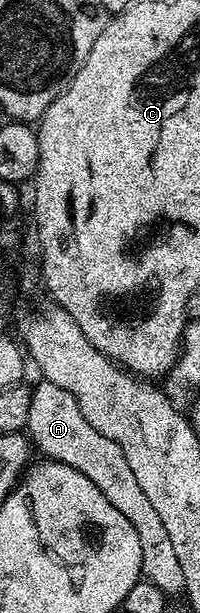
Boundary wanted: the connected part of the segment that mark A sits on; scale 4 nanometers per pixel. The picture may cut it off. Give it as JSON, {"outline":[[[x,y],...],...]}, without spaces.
{"outline":[[[37,381],[37,386],[31,387],[30,416],[26,427],[27,437],[33,447],[40,450],[45,459],[62,464],[70,464],[82,476],[87,476],[96,487],[102,491],[102,496],[134,524],[134,532],[138,532],[138,541],[142,548],[141,575],[147,581],[153,582],[166,596],[180,594],[184,589],[182,580],[182,564],[178,564],[178,556],[170,545],[170,535],[162,528],[162,520],[150,504],[149,498],[142,493],[134,472],[130,472],[130,464],[126,464],[126,456],[122,456],[122,448],[114,444],[114,440],[106,440],[102,432],[90,428],[86,416],[78,408],[78,400],[66,392],[66,388],[58,388],[58,384]]]}

